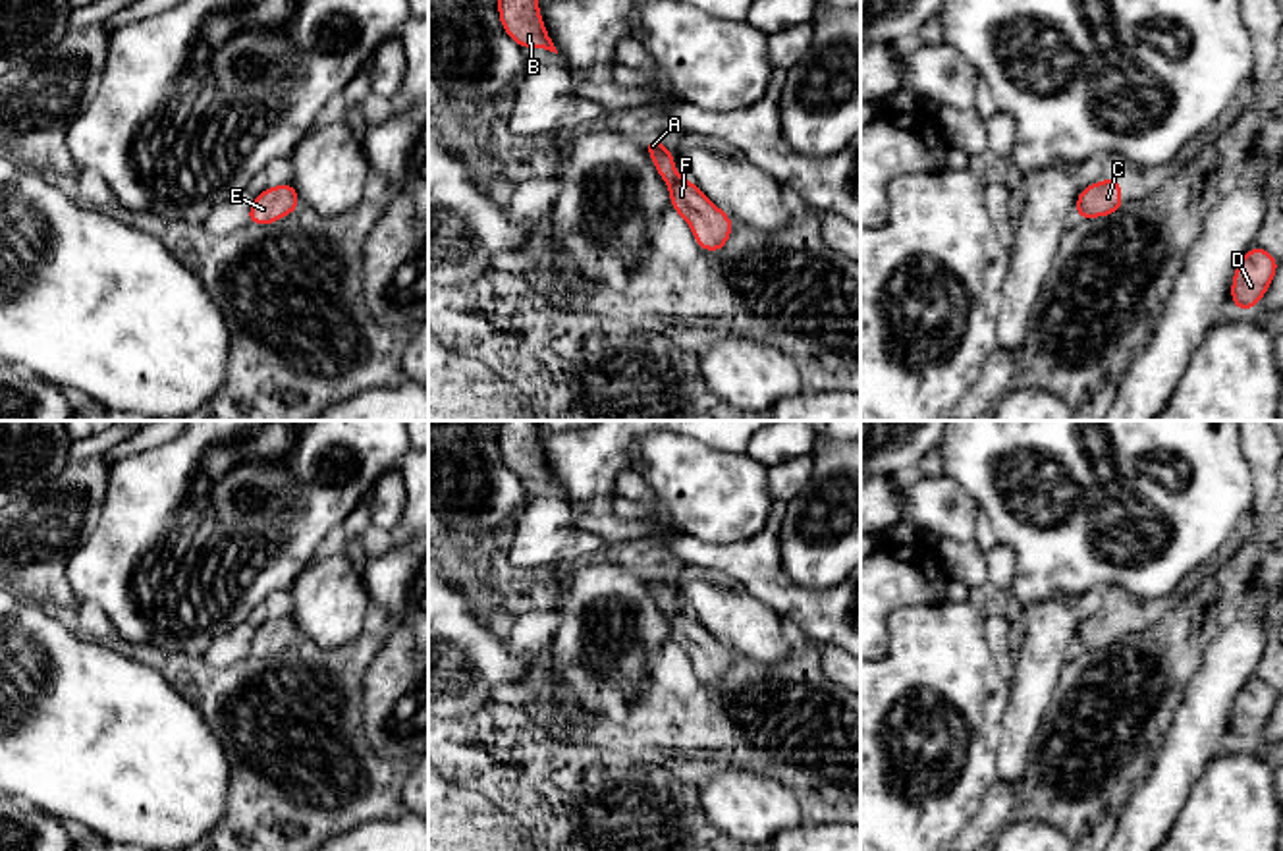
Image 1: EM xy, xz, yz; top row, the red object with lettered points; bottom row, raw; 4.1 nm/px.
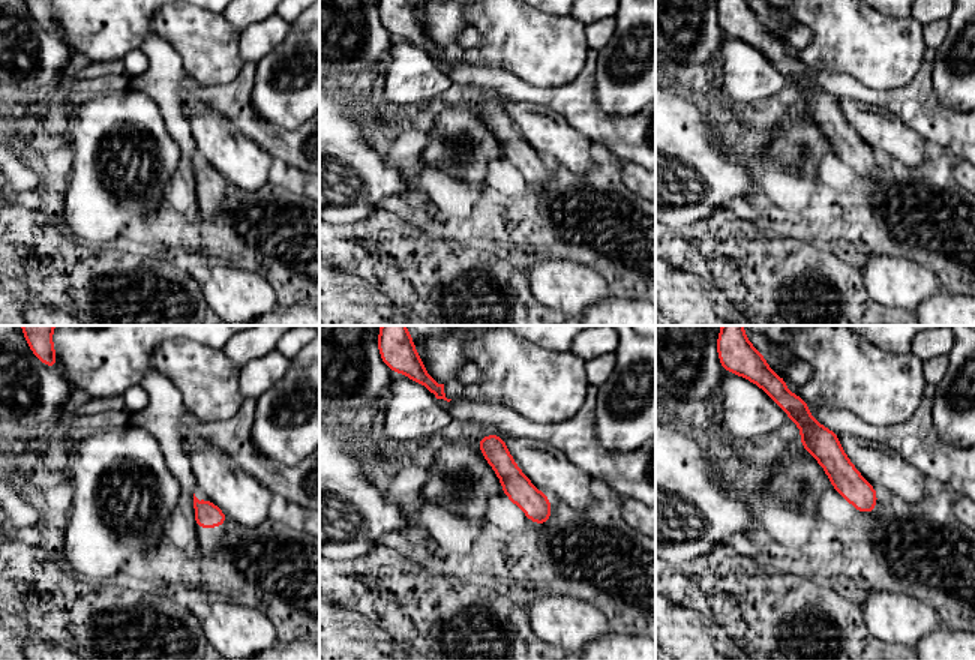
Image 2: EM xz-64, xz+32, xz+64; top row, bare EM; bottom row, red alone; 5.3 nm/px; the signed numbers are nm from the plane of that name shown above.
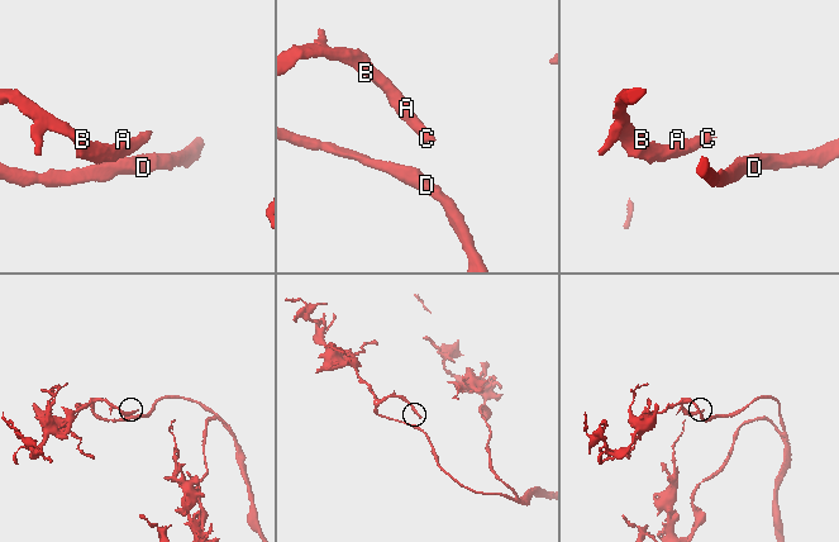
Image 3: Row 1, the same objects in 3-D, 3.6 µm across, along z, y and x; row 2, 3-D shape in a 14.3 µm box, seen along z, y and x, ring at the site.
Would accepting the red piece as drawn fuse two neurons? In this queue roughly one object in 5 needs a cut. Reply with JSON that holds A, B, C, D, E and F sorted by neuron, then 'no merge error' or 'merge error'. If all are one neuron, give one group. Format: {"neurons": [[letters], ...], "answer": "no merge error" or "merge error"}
{"neurons": [["A", "B", "C", "D", "E", "F"]], "answer": "no merge error"}

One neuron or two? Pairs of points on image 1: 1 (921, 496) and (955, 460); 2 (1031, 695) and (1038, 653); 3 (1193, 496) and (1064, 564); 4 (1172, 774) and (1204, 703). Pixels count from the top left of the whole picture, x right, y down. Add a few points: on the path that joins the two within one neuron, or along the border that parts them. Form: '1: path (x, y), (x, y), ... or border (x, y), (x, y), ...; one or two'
1: border (942, 471), (977, 504); two
2: path (1031, 686), (1038, 662); one
3: path (1177, 537), (1164, 560), (1139, 572), (1104, 566); one
4: path (1183, 757), (1202, 720); one

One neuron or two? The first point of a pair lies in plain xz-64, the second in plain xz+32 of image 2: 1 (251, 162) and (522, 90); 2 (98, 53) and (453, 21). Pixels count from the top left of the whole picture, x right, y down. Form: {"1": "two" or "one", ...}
{"1": "two", "2": "one"}

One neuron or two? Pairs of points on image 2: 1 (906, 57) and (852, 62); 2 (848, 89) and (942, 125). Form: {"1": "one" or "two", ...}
{"1": "one", "2": "one"}

